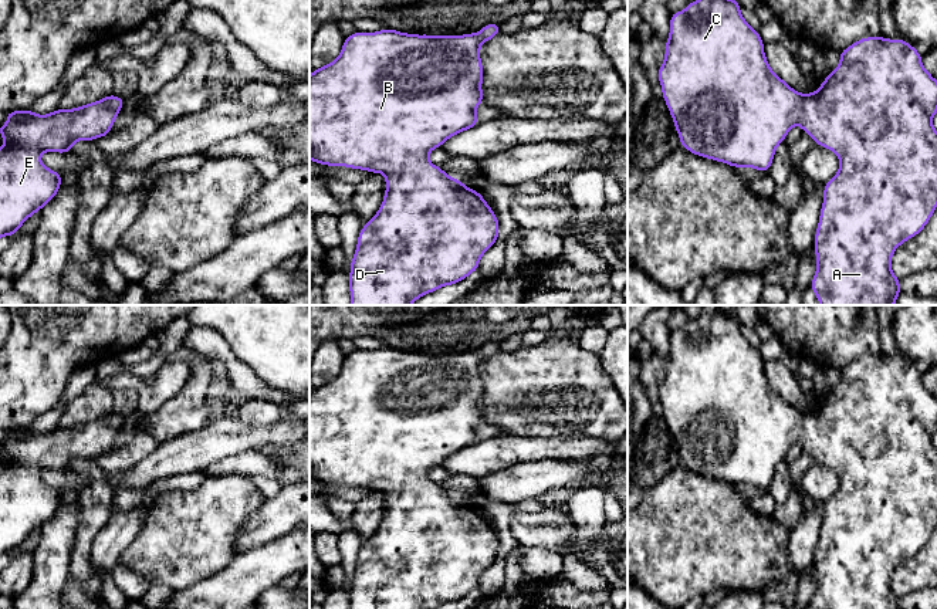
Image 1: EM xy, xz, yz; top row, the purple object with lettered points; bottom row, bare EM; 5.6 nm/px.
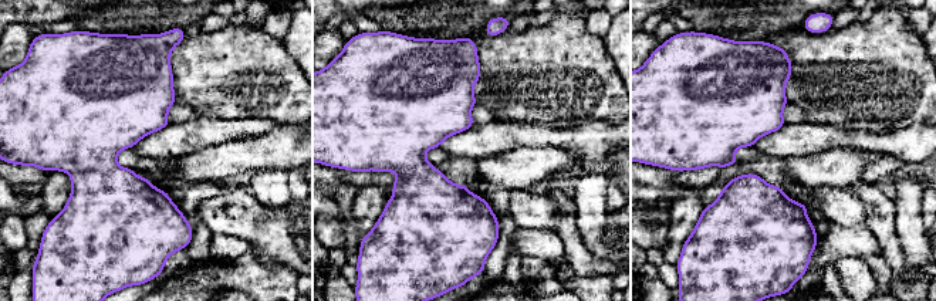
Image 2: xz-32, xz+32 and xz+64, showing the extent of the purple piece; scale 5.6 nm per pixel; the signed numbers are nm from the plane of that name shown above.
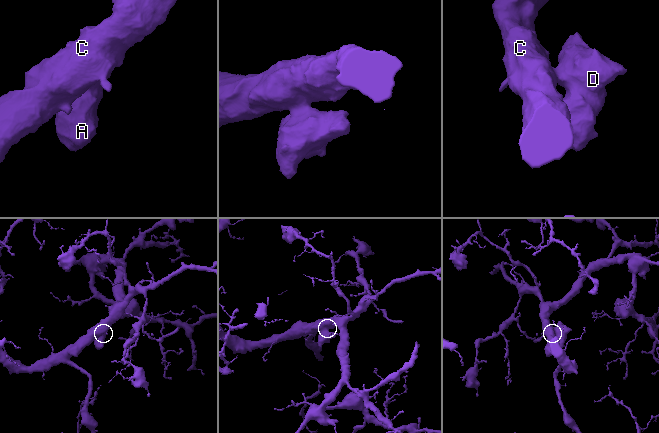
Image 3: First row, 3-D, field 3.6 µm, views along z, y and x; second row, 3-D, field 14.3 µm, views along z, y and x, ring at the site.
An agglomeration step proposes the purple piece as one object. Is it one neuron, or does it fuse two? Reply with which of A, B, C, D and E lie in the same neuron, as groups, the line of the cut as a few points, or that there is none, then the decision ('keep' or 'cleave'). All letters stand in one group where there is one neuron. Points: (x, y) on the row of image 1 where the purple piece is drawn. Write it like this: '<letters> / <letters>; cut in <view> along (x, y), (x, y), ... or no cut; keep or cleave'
A B C D E; no cut; keep

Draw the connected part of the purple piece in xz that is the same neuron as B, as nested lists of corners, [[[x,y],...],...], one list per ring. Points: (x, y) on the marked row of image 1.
[[[497,23],[486,24],[478,33],[461,35],[417,35],[400,33],[393,28],[385,28],[375,33],[356,31],[345,38],[336,60],[314,70],[309,75],[309,160],[325,166],[345,166],[386,175],[383,203],[376,214],[362,226],[358,234],[356,250],[351,260],[351,273],[348,277],[351,305],[412,305],[420,297],[437,291],[444,285],[457,284],[471,273],[478,271],[478,261],[484,253],[495,244],[500,234],[498,219],[481,193],[467,187],[463,180],[450,177],[440,166],[430,163],[429,153],[446,143],[449,138],[480,124],[476,116],[476,109],[483,104],[484,97],[481,89],[484,70],[480,58],[480,47],[483,43],[493,40],[498,34],[500,24]]]

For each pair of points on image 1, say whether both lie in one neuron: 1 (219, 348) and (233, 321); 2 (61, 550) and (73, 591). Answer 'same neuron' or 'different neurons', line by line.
1: different neurons
2: different neurons

